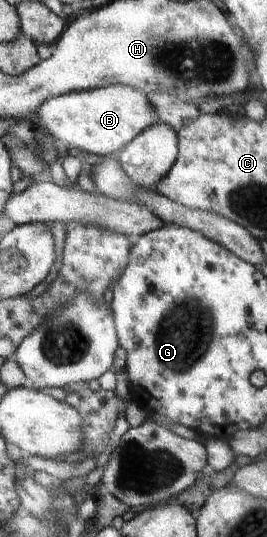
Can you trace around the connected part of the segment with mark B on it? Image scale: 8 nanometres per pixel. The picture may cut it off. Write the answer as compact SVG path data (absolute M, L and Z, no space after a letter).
M122 84L49 98L47 102L43 102L43 106L39 106L33 118L29 118L29 122L47 128L54 139L68 149L78 148L104 157L119 153L126 144L143 130L153 126L157 120L157 114L148 97L135 87Z

